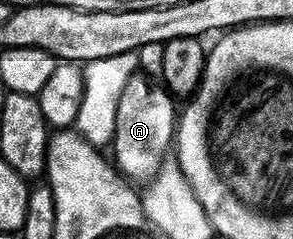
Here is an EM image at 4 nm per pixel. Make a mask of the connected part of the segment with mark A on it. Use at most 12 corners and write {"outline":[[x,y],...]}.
{"outline":[[129,78],[111,143],[128,179],[164,165],[177,108],[158,81]]}

